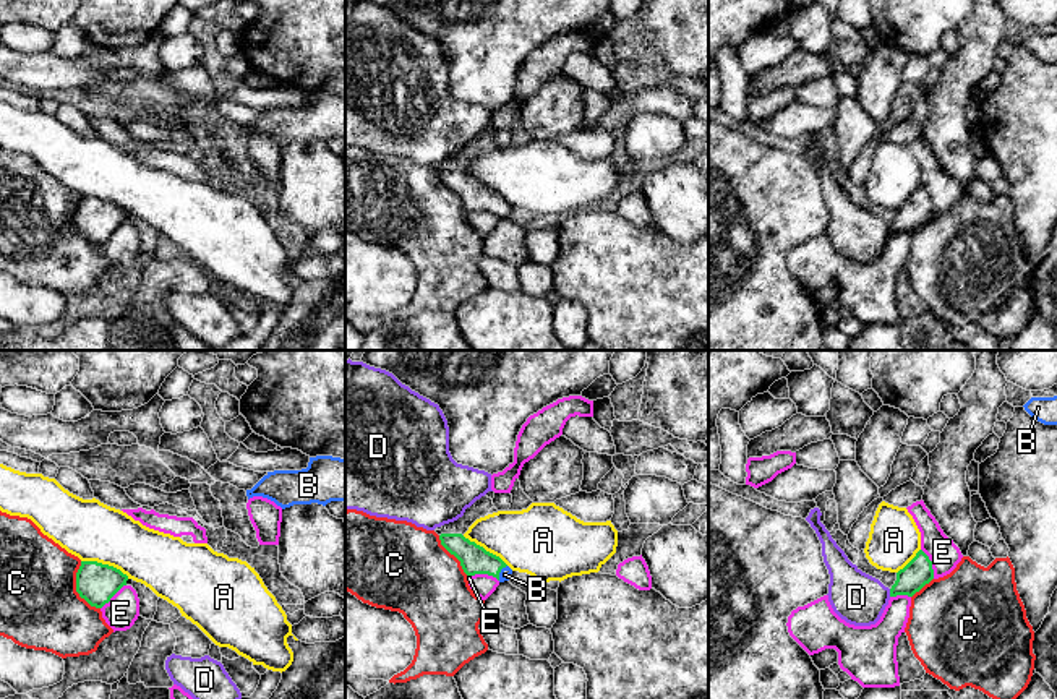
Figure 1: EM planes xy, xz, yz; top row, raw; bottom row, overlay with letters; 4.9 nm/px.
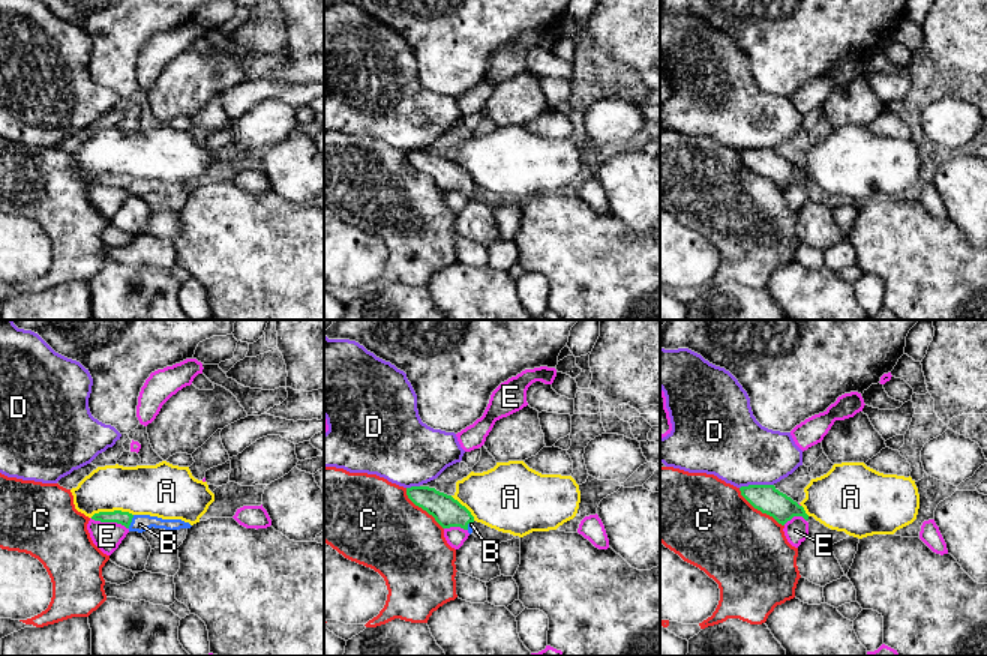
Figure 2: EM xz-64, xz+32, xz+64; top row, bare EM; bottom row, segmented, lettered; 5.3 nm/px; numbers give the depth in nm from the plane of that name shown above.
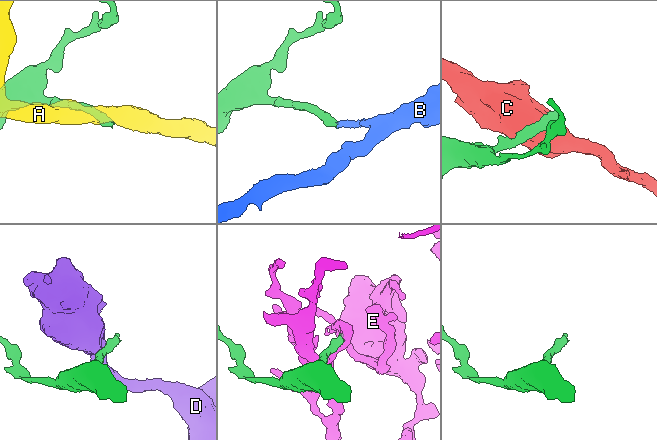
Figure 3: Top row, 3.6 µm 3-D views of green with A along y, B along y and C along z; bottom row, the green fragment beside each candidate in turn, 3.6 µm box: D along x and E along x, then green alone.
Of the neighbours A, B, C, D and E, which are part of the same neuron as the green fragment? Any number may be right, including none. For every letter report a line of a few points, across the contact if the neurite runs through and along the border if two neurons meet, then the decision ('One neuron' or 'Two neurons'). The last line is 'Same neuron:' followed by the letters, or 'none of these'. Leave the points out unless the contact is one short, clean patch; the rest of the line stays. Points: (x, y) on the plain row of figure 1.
A: Line: xy (81, 197), (112, 201), (128, 214). Two neurons
B: Line: xz (475, 197), (490, 200), (500, 208), (504, 211). One neuron
C: Two neurons
D: Line: yz (889, 226), (890, 232). Two neurons
E: Two neurons
Same neuron: B

